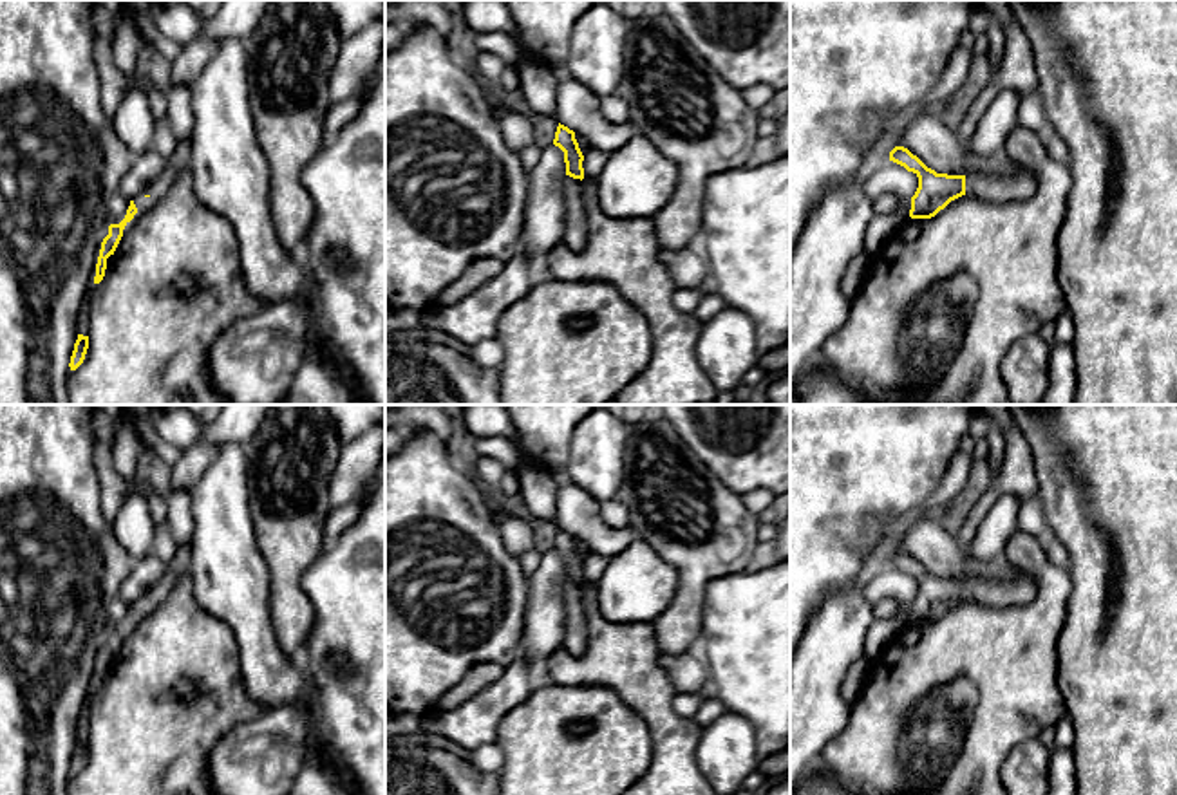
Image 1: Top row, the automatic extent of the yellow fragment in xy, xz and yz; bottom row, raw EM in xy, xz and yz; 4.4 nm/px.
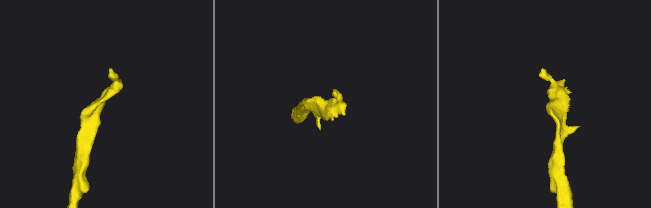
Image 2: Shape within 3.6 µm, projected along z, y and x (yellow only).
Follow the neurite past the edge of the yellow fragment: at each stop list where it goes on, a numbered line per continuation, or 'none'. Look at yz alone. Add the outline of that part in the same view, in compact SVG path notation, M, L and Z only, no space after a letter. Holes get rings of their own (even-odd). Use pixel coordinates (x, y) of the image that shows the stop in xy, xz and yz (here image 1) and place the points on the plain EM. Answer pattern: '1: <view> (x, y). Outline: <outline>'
1: yz (1020, 589). Outline: M1014 564L1012 578L969 578L965 580L965 600L987 602L993 607L1025 605L1034 600L1038 580Z

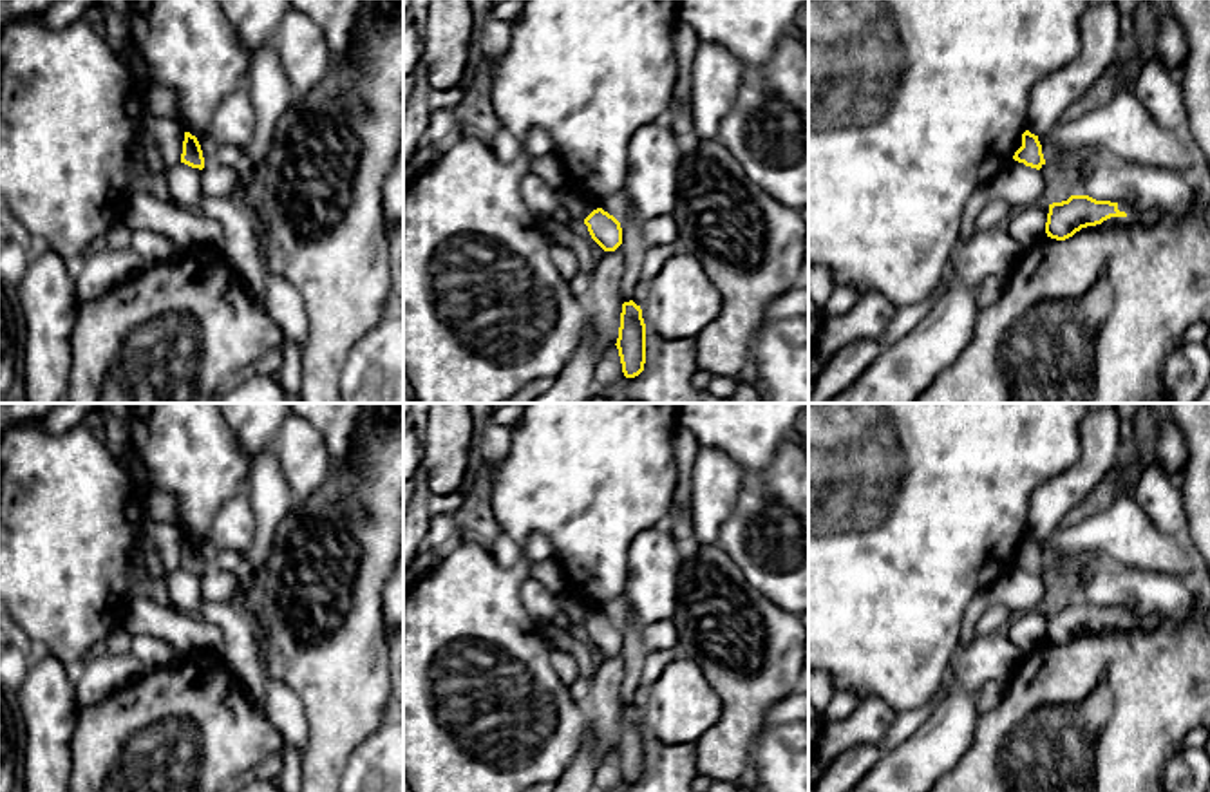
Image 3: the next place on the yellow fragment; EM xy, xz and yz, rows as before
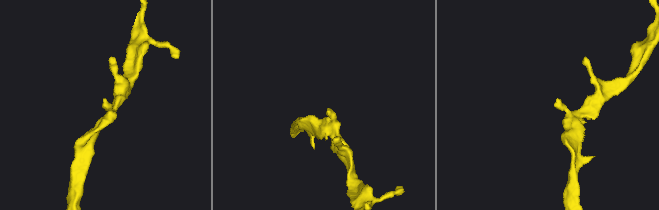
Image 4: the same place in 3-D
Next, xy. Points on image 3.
none

